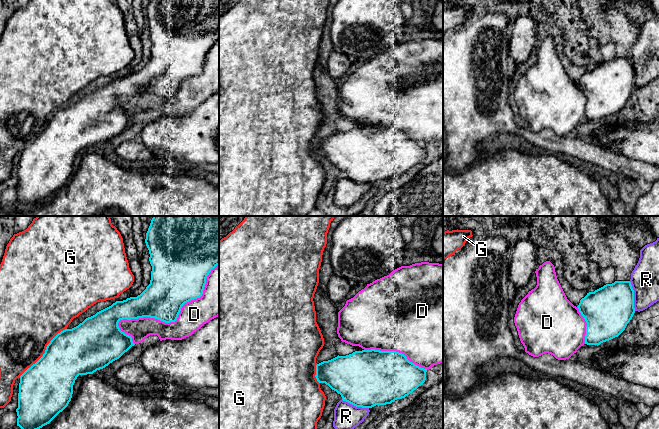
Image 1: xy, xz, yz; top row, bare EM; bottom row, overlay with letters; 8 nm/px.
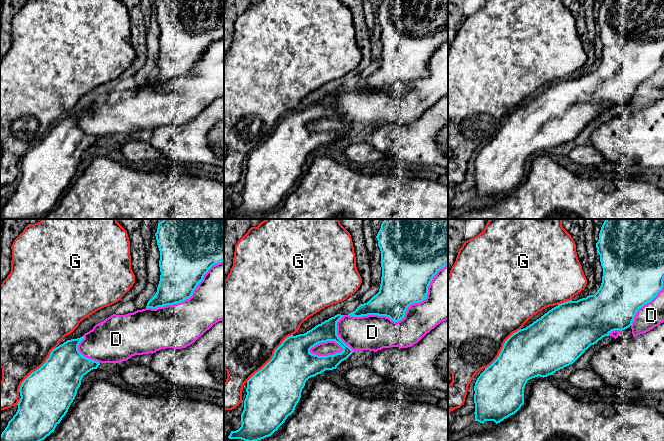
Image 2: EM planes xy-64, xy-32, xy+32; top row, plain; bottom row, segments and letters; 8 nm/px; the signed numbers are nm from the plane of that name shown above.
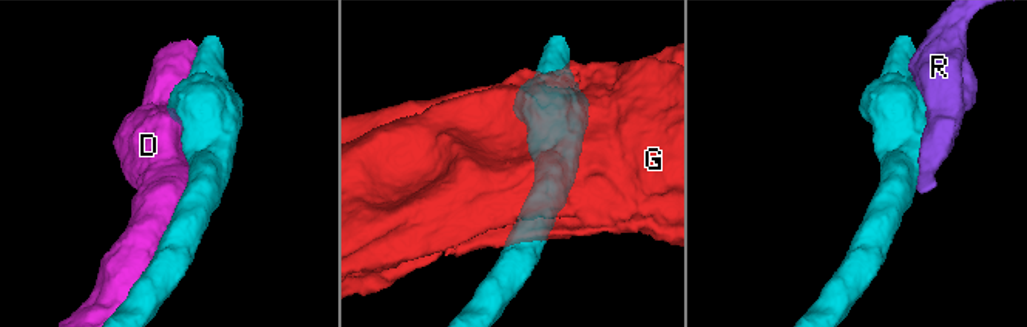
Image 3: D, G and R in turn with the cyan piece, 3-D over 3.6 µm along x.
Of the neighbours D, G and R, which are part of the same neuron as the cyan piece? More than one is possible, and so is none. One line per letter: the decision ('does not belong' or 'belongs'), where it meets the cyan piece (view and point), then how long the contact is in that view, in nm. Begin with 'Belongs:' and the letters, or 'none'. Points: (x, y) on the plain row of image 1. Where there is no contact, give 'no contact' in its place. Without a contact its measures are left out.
Belongs: D
D: belongs; meets cyan in xy at (175, 96); contact 950 nm long
G: does not belong; meets cyan in xy at (45, 128); contact 550 nm long
R: does not belong; meets cyan in yz at (633, 72); contact 240 nm long

